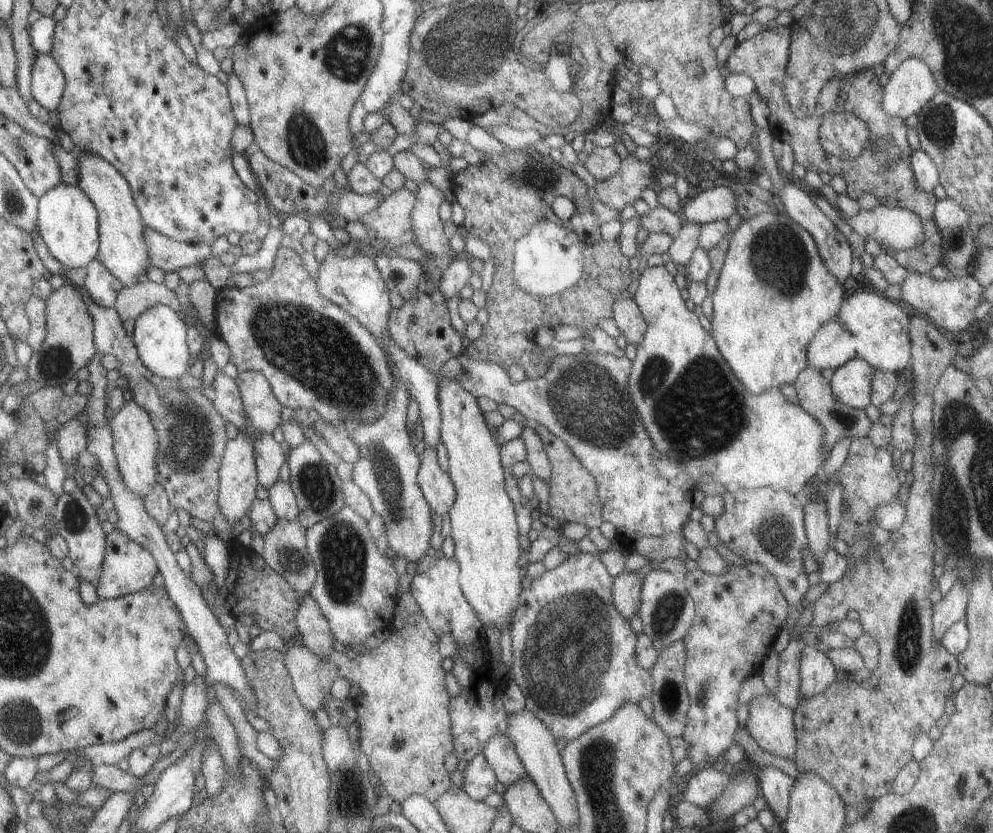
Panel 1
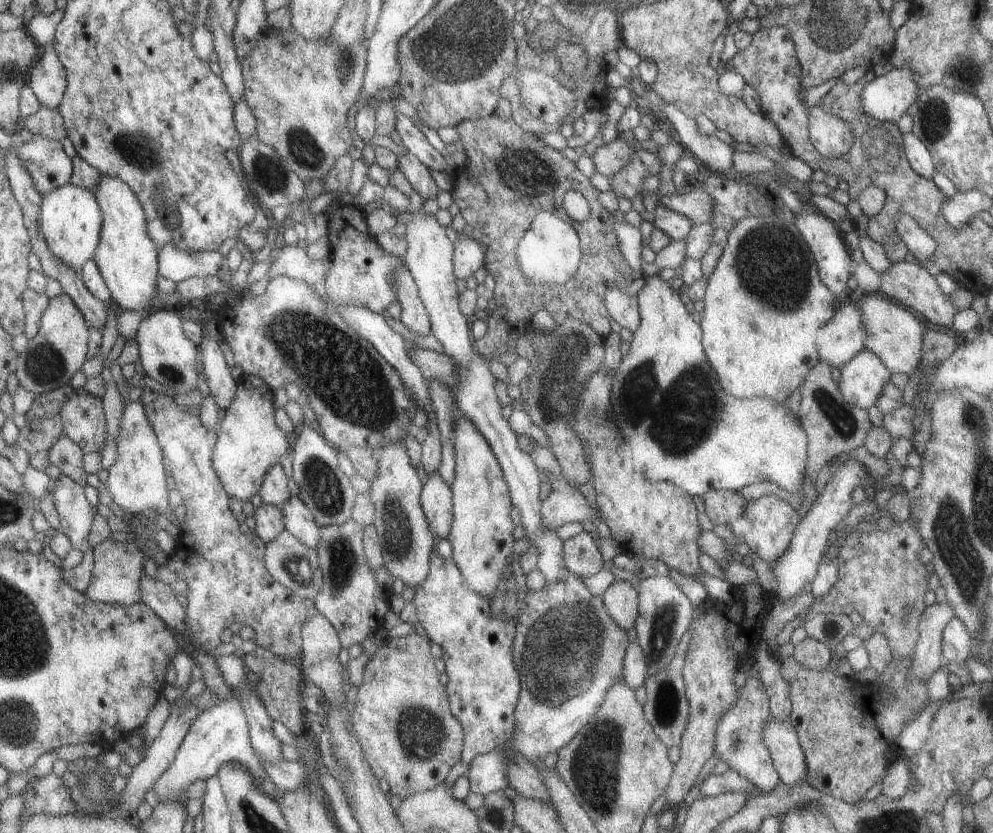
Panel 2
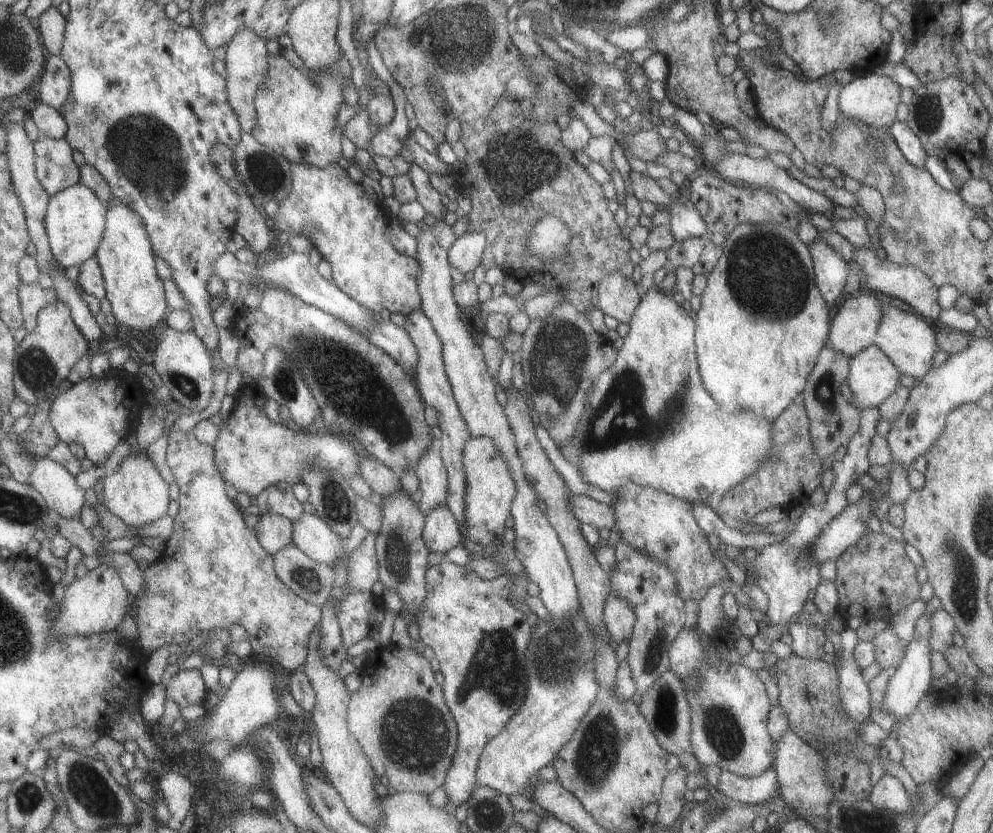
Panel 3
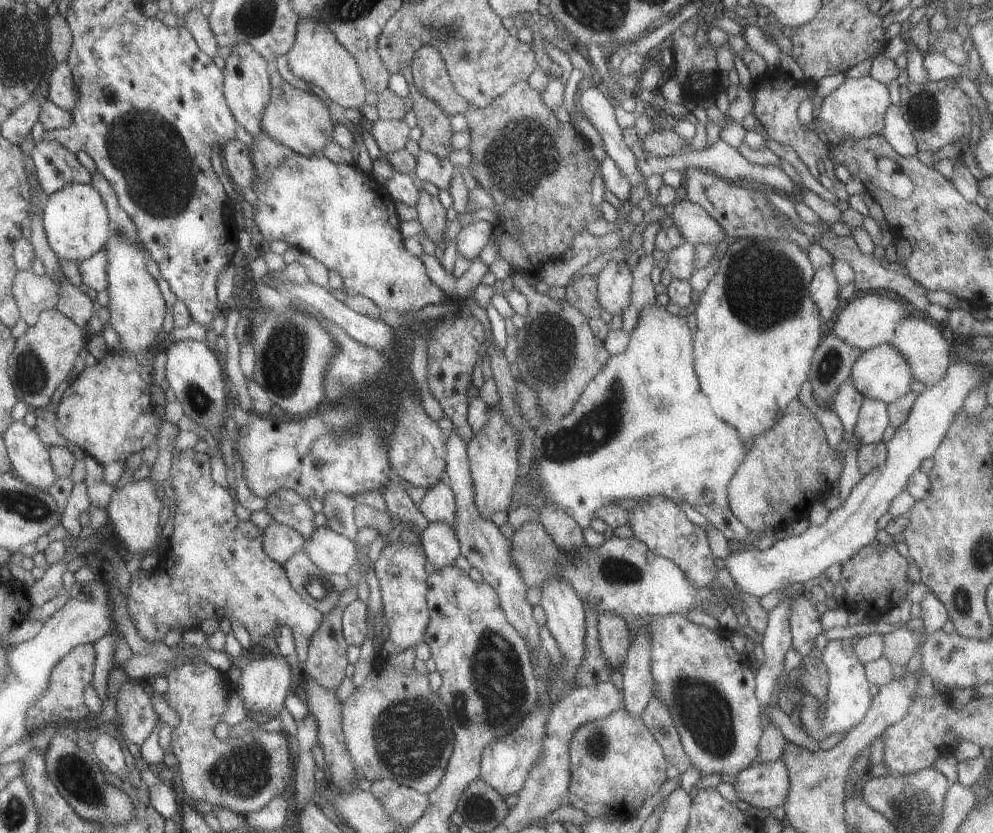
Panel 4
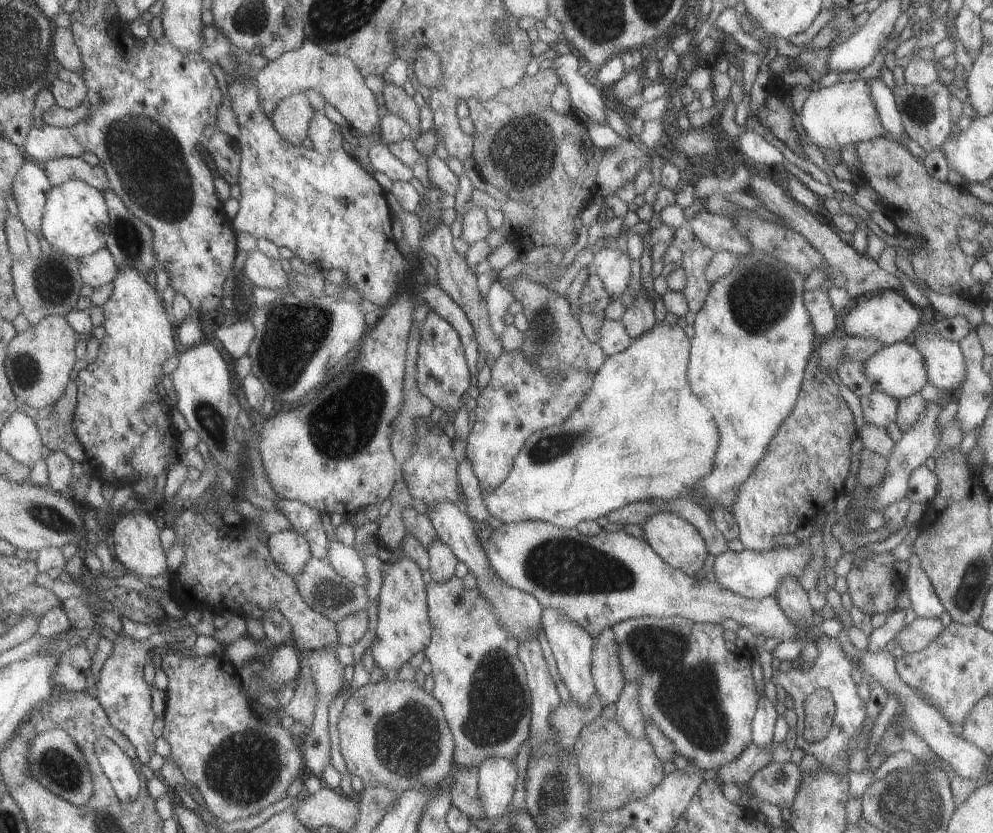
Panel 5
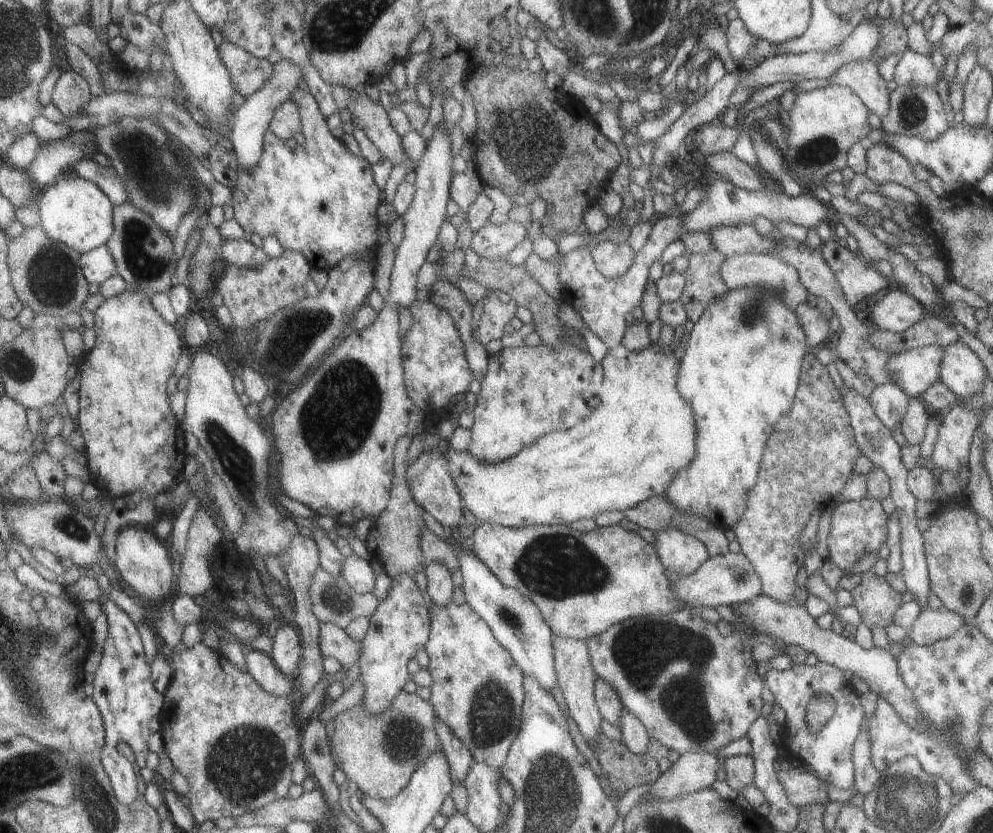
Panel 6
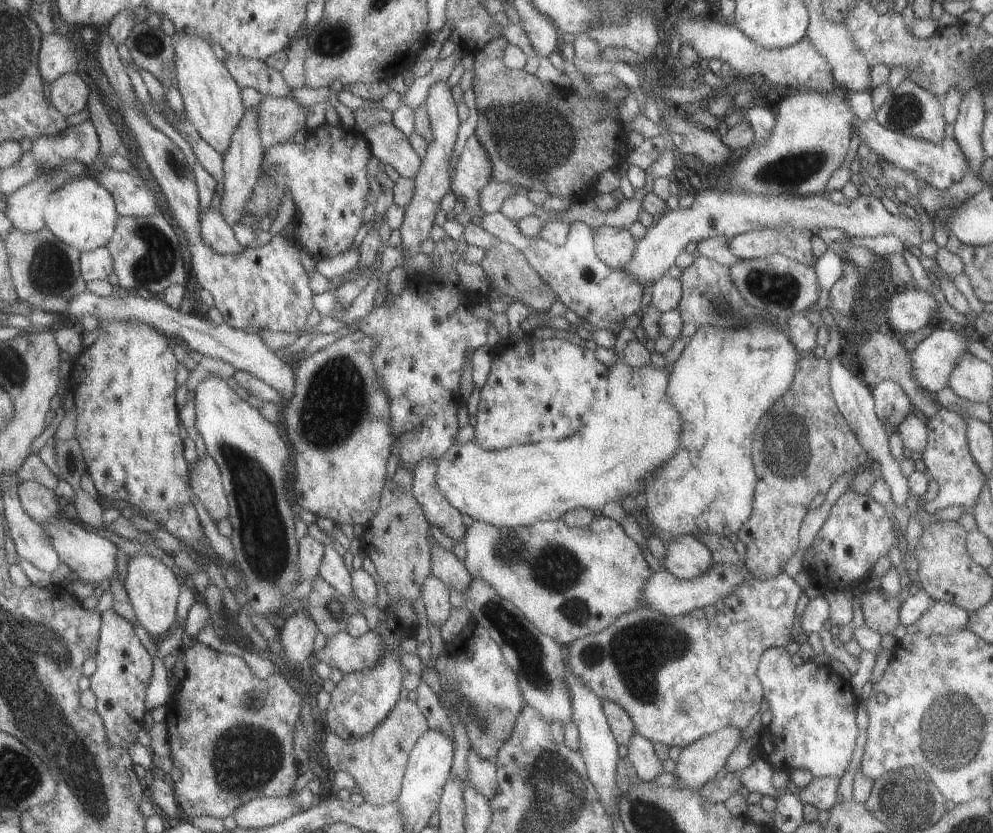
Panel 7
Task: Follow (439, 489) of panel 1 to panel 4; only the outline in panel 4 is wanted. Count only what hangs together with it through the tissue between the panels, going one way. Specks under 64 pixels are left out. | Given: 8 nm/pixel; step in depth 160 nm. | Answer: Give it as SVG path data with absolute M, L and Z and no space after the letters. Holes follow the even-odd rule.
M431 522L427 529L419 533L419 542L436 569L453 565L461 555L460 539L456 530L446 522Z

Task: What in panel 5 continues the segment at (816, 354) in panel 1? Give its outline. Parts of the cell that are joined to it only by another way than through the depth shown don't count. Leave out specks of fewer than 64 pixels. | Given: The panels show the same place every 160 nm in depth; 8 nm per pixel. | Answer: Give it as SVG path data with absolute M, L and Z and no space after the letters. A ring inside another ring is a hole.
M884 290L879 296L871 296L867 300L851 305L842 318L843 332L852 337L873 339L882 346L897 341L905 341L907 336L919 325L919 308L908 301L898 291Z

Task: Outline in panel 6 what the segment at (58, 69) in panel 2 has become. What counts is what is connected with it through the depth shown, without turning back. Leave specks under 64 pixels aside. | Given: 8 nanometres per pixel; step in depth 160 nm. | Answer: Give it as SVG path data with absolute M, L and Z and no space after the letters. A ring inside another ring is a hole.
M70 69L59 77L54 88L52 104L66 117L81 112L93 97L92 87L87 80Z

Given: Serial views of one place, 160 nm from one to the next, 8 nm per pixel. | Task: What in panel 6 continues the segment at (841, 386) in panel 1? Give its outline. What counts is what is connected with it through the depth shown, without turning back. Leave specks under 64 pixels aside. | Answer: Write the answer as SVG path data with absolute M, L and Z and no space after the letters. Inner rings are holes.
M938 345L915 347L886 358L884 371L908 397L917 397L937 384L943 349Z

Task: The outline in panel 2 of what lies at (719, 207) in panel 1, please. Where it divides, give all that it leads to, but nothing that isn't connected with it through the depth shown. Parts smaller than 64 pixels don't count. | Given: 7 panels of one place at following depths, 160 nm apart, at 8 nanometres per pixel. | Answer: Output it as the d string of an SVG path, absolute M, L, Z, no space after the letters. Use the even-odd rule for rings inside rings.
M693 189L687 194L654 195L656 202L682 216L687 216L693 225L711 220L711 198L701 189Z

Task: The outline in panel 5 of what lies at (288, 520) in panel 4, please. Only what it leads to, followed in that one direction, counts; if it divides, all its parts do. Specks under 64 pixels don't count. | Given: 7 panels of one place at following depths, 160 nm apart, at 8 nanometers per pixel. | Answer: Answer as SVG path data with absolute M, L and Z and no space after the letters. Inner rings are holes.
M278 499L277 511L282 513L294 527L309 541L312 556L327 559L330 541L321 522L321 514L304 502L295 499Z

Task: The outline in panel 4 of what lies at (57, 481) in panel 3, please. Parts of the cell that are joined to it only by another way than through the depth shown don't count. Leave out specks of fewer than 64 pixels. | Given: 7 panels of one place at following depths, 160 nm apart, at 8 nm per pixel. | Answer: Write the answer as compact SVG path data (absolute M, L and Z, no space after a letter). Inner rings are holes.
M14 420L2 435L8 446L11 470L25 482L47 491L59 480L60 476L50 460L49 447L34 427L30 427L24 420Z

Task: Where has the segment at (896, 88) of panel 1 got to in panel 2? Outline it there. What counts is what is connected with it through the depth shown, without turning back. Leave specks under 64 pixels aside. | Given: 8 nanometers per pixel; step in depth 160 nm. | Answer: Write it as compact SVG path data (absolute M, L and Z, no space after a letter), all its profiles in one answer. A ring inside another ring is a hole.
M893 67L890 72L865 82L857 94L857 102L865 116L879 122L895 123L901 114L912 110L918 94L911 69Z

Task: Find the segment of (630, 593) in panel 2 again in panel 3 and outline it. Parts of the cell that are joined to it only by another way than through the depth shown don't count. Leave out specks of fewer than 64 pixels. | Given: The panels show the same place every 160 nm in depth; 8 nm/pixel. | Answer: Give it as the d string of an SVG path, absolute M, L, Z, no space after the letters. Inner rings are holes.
M610 593L603 604L602 622L609 640L619 644L631 635L635 623L633 608Z

